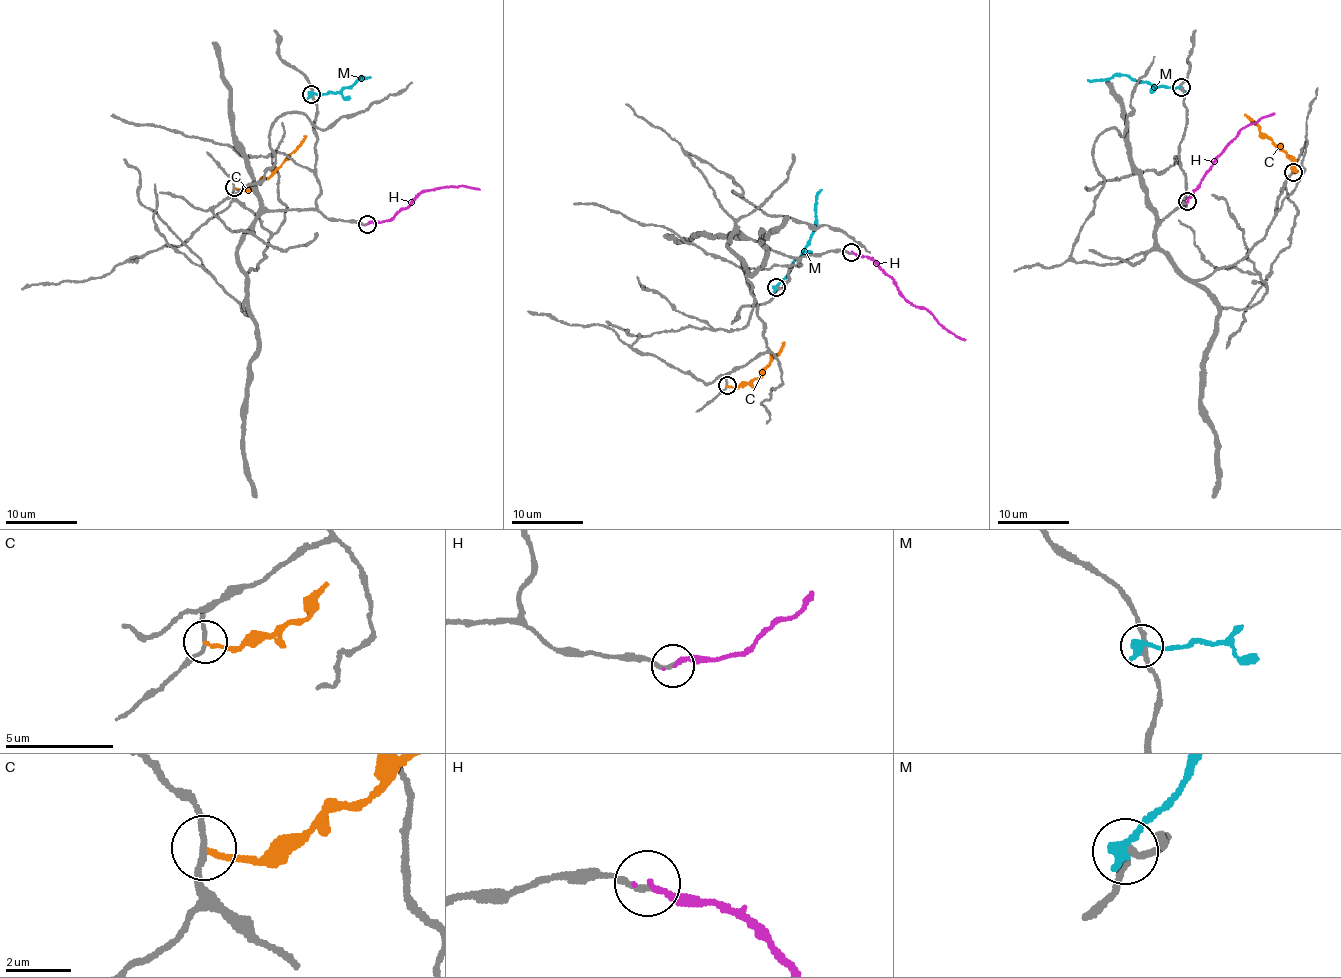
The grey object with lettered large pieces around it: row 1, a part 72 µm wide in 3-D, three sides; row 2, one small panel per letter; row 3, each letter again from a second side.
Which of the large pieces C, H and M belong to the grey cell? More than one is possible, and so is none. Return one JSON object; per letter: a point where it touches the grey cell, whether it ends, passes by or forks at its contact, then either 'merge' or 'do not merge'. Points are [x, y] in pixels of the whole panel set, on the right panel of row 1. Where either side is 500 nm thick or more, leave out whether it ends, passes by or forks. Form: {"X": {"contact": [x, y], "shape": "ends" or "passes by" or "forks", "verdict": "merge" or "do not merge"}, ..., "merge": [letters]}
{"C": {"contact": [1293, 172], "shape": "ends", "verdict": "do not merge"}, "H": {"contact": [1187, 201], "shape": "ends", "verdict": "merge"}, "M": {"contact": [1181, 87], "shape": "ends", "verdict": "do not merge"}, "merge": ["H"]}

